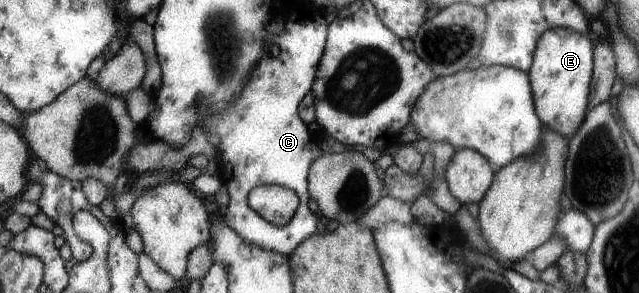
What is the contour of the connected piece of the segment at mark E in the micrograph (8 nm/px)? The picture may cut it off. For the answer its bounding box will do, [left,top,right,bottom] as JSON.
[527,27,591,139]

